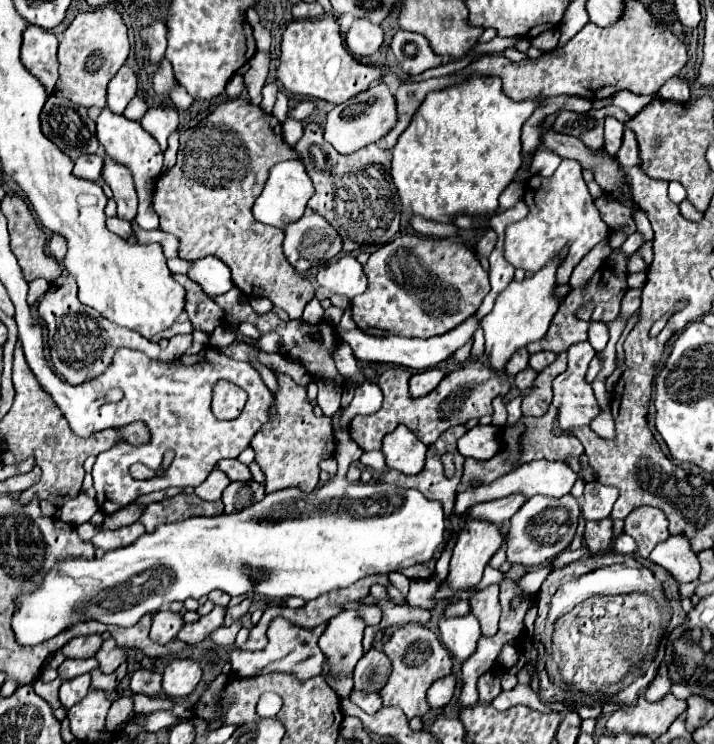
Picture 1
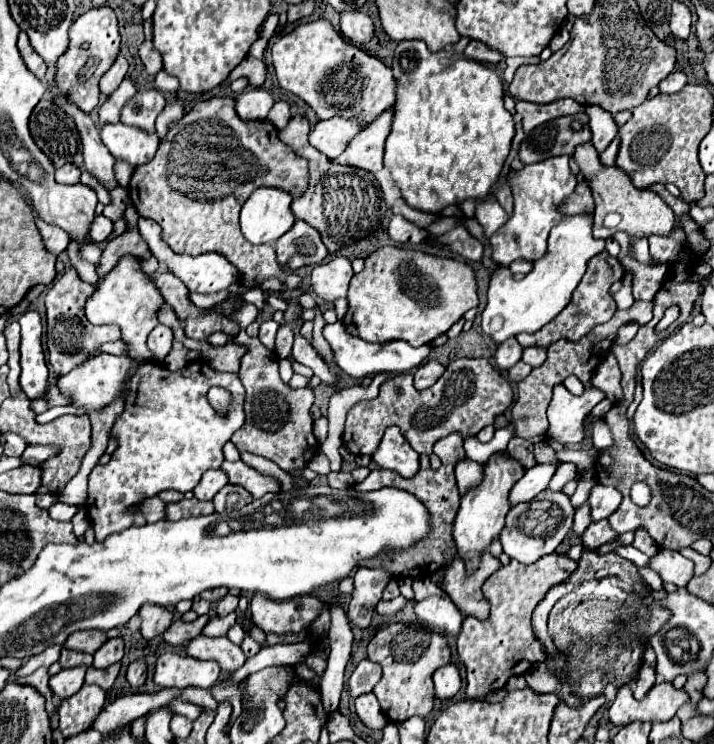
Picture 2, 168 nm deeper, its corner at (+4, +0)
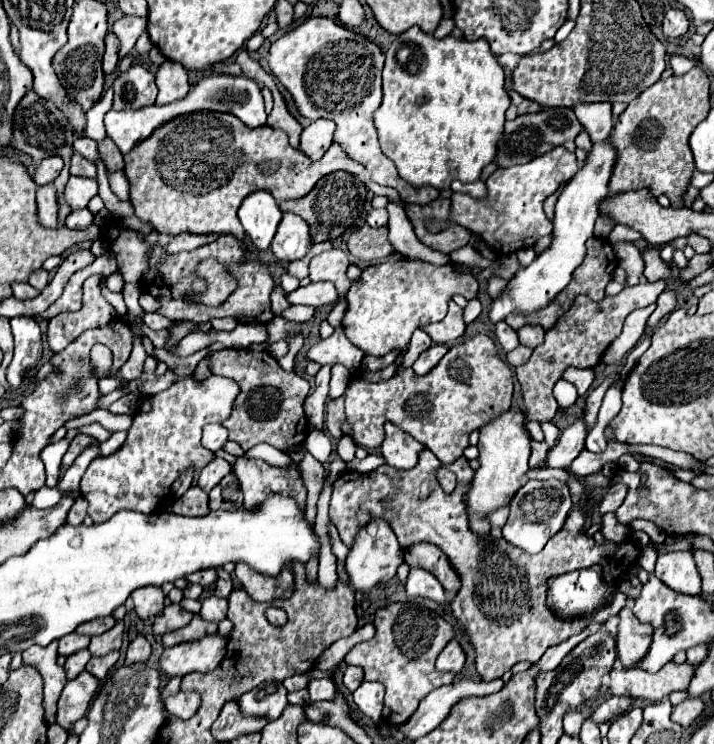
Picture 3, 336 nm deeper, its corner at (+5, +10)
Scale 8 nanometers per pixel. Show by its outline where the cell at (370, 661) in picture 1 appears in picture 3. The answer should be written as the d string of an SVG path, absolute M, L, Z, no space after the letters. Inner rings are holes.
M347 666L345 668L345 674L343 674L343 686L353 692L357 690L357 686L363 682L363 670L357 668L357 666Z

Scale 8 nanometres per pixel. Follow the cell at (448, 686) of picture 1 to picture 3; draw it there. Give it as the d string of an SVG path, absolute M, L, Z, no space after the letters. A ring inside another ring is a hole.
M453 638L453 640L441 650L441 654L439 654L439 658L437 658L437 670L441 670L441 672L447 672L447 670L451 670L451 672L461 672L463 666L465 666L465 652L463 652L461 644Z

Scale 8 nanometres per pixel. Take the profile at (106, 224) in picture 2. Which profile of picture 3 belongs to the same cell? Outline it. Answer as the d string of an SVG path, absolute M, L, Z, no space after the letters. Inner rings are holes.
M83 208L83 210L73 210L67 218L65 218L65 226L67 228L75 228L75 230L83 230L93 222L93 214Z

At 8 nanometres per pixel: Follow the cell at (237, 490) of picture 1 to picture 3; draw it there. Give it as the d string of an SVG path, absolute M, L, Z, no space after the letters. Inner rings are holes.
M229 472L211 492L209 492L209 508L211 510L237 510L241 508L243 492L237 482L237 476Z

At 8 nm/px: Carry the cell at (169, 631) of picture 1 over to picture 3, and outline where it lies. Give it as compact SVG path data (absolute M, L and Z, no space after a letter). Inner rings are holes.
M139 588L133 592L133 604L139 618L155 618L165 606L165 594L161 588Z

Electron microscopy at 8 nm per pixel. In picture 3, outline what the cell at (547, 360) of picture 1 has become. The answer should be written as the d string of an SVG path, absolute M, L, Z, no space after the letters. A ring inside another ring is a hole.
M525 326L519 328L517 334L519 334L519 342L529 348L537 348L545 338L545 330L541 326Z

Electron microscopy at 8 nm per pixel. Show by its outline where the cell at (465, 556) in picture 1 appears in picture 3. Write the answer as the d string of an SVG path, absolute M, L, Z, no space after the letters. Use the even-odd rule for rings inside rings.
M505 410L491 422L487 422L481 430L479 438L479 470L475 472L471 490L467 494L467 510L477 512L481 516L489 516L493 510L507 506L515 492L525 484L525 474L529 470L527 462L531 456L531 436L525 428L525 414L519 410Z

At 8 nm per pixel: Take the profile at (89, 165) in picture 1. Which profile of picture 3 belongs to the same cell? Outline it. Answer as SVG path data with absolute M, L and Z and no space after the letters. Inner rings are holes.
M51 156L51 158L45 158L39 162L39 166L35 168L35 174L33 174L33 180L37 186L43 186L43 184L49 184L53 182L59 172L63 170L63 160L59 156Z

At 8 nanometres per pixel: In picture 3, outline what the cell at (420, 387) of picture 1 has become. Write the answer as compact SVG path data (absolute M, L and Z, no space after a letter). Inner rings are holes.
M433 344L429 350L425 350L417 360L415 360L415 364L413 364L413 370L417 372L417 374L427 374L433 366L437 366L437 362L445 356L445 352L449 350L449 346L447 344Z

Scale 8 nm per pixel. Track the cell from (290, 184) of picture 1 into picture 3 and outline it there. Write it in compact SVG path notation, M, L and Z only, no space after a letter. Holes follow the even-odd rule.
M253 192L243 200L239 220L251 244L257 250L267 250L281 222L281 210L269 192Z

